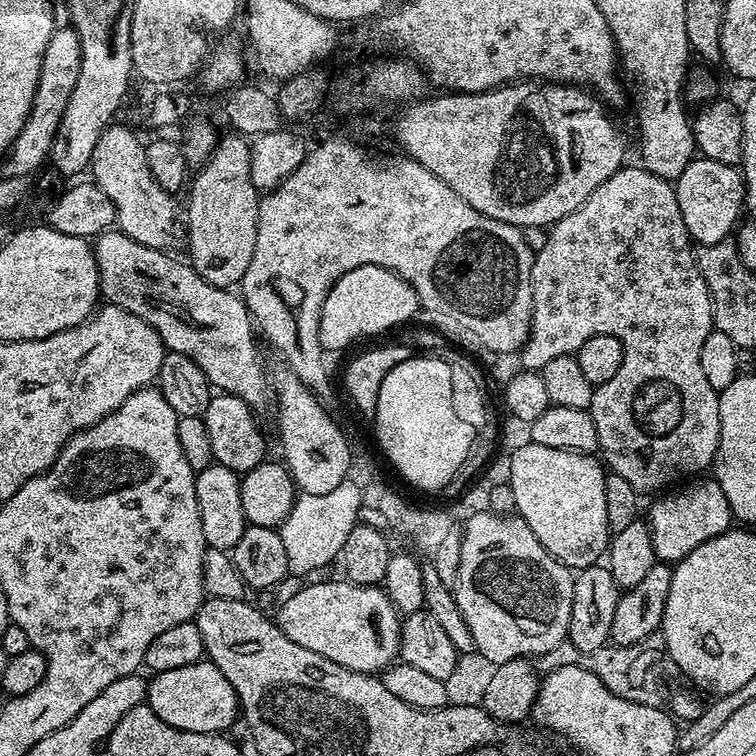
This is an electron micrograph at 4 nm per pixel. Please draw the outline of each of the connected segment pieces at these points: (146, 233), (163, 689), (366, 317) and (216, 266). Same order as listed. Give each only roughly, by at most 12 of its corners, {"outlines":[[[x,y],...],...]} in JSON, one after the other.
{"outlines":[[[113,122],[94,145],[91,179],[115,227],[142,246],[181,235],[177,197],[154,178],[146,144]],[[207,658],[148,680],[166,726],[227,733],[241,715],[226,674]],[[376,264],[342,274],[320,315],[336,352],[415,317],[420,299]],[[221,135],[191,177],[188,256],[219,288],[254,258],[249,137]]]}

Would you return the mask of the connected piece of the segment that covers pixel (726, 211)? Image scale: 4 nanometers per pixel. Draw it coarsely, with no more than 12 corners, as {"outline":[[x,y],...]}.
{"outline":[[697,155],[674,182],[697,245],[729,239],[744,177]]}

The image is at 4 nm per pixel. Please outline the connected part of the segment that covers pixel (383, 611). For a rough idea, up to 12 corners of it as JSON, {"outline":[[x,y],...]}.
{"outline":[[305,584],[275,609],[282,634],[346,670],[400,655],[380,586]]}

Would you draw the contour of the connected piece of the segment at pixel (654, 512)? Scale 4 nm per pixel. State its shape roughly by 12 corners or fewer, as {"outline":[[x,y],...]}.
{"outline":[[689,479],[653,499],[657,561],[686,558],[733,527],[716,479]]}

